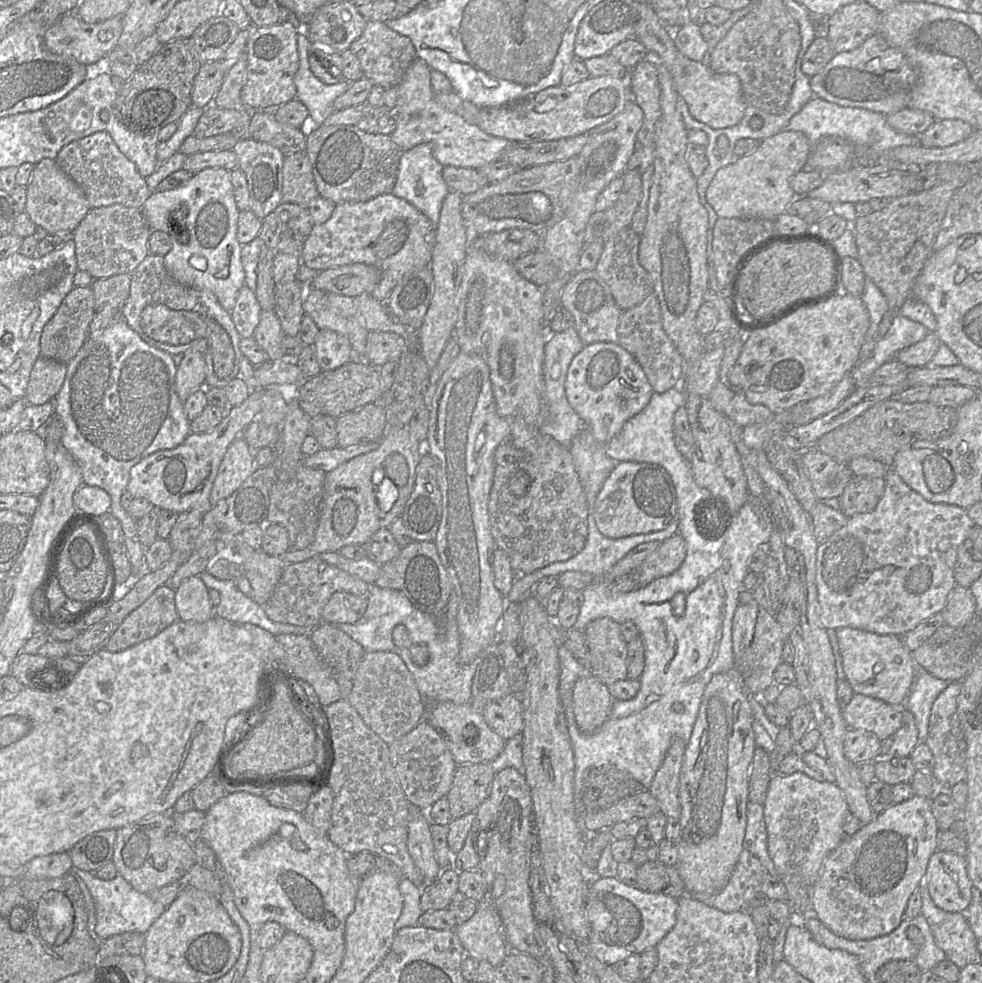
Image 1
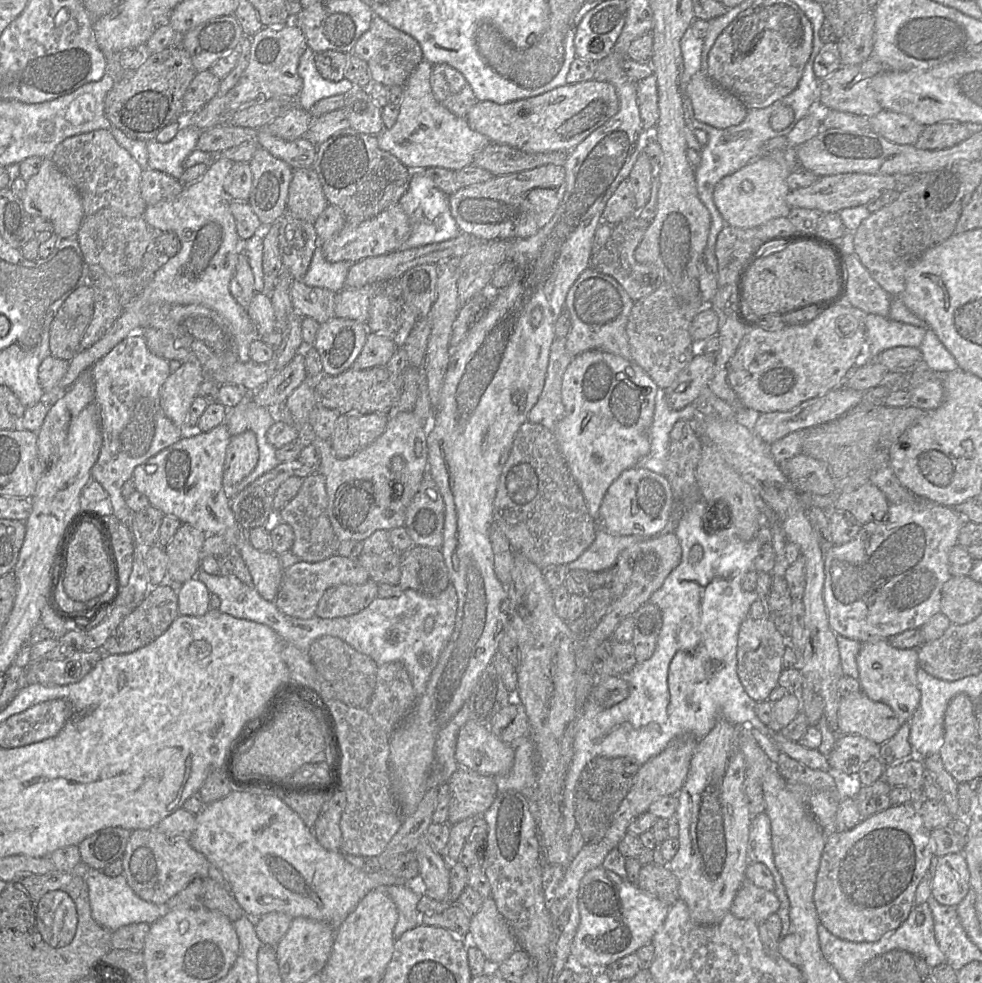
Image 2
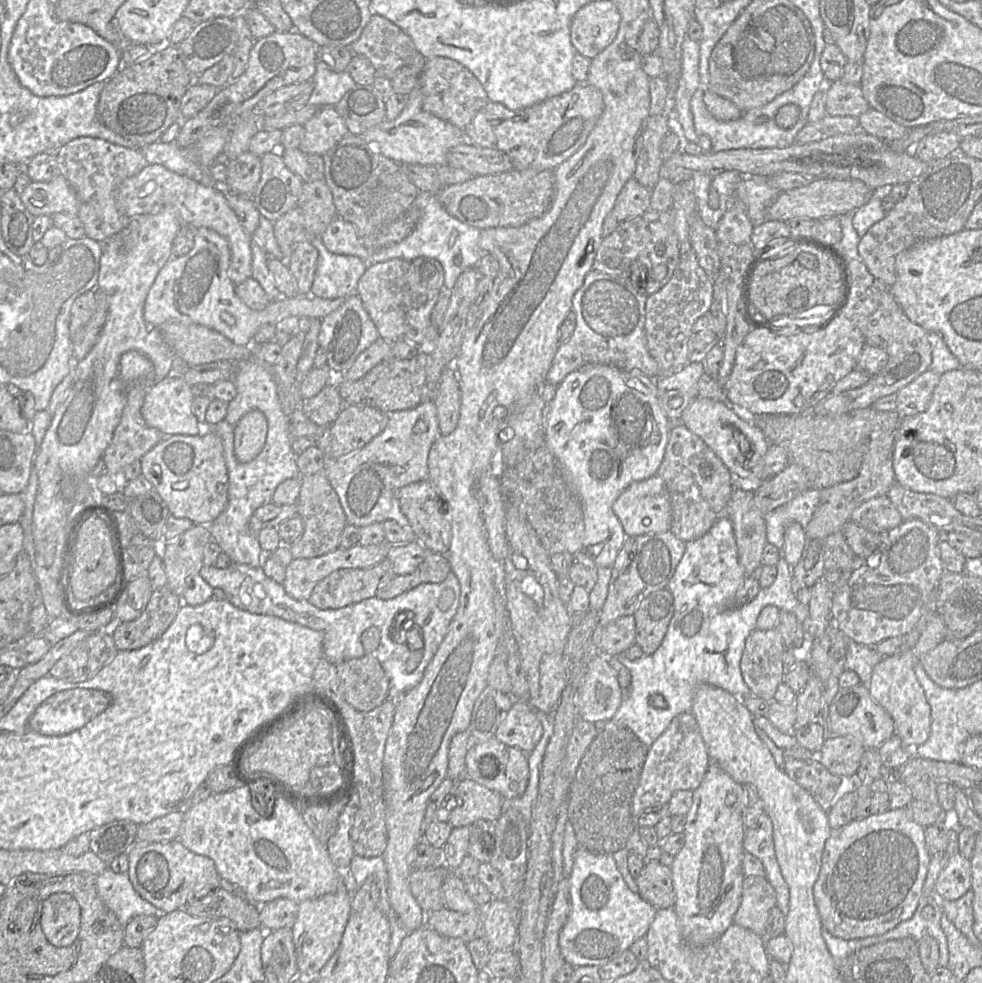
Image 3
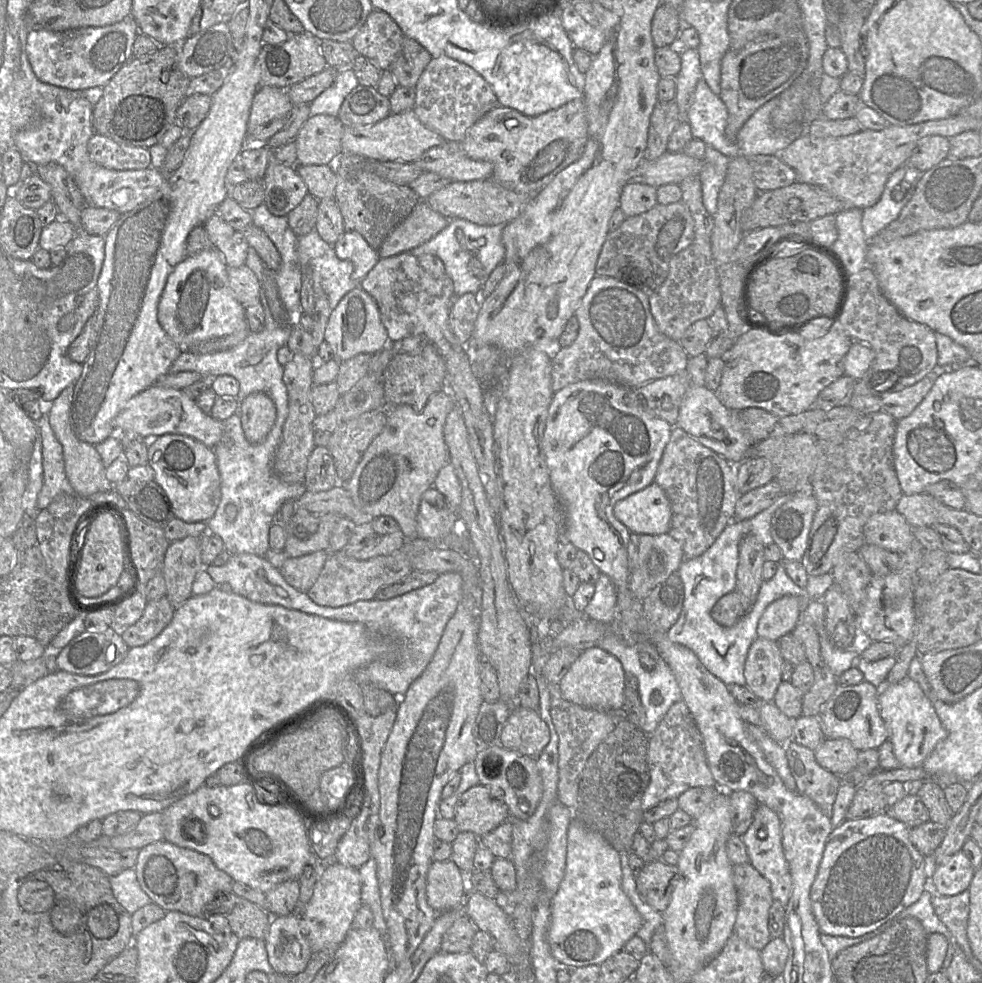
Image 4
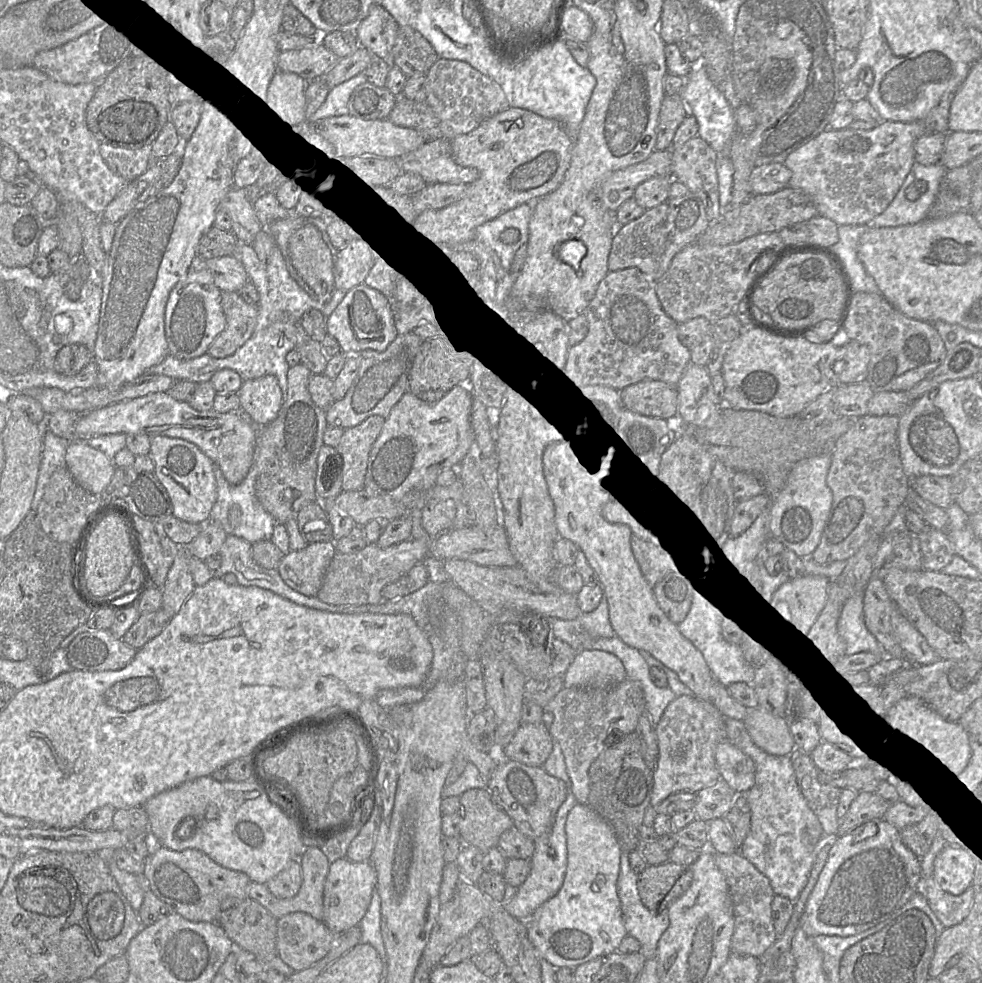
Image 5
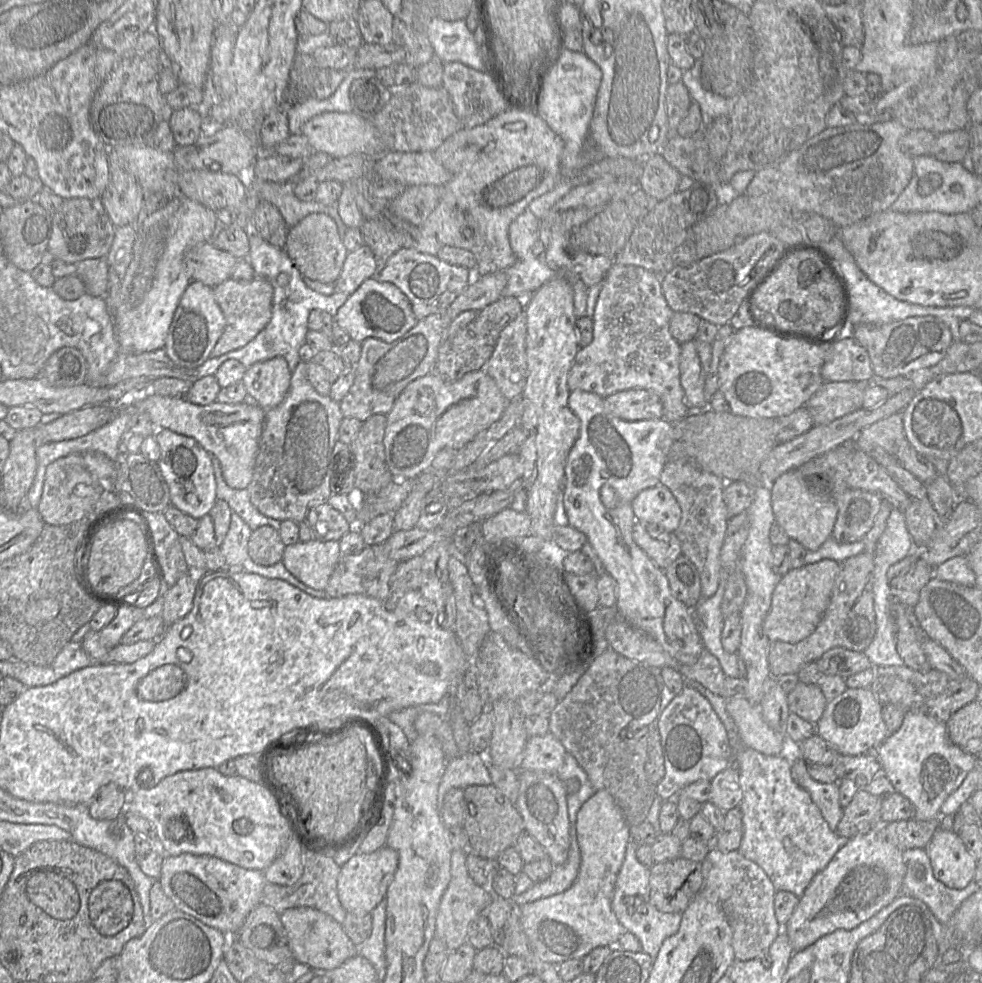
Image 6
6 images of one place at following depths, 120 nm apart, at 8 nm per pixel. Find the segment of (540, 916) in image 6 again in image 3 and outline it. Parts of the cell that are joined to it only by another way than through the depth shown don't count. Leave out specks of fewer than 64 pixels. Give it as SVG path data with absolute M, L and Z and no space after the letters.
M578 848L569 886L570 912L559 934L565 963L573 967L600 967L646 936L657 909L629 889L611 854L596 854Z

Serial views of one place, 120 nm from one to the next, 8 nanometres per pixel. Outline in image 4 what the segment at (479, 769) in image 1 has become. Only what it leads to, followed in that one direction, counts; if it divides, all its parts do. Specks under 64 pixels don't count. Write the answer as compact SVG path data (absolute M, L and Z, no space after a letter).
M478 784L459 797L453 820L460 832L472 832L480 838L509 818L505 803Z

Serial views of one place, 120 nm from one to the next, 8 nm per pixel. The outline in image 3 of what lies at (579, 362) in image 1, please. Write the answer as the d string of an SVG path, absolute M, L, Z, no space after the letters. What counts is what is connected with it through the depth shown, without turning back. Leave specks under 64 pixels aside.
M588 364L570 372L556 388L556 394L552 401L546 405L545 416L545 444L554 455L567 484L578 496L584 517L583 549L589 555L597 567L611 568L627 538L621 522L613 512L613 503L620 494L632 483L645 480L657 474L663 460L665 449L670 434L669 418L662 411L657 398L655 379L648 377L639 370L624 371L609 365Z

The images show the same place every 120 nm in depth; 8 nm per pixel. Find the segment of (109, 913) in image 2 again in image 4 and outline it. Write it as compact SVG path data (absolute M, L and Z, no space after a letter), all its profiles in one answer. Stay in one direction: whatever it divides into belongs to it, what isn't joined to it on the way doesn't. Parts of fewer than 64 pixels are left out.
M134 868L124 869L109 880L116 900L130 915L153 902L142 890Z

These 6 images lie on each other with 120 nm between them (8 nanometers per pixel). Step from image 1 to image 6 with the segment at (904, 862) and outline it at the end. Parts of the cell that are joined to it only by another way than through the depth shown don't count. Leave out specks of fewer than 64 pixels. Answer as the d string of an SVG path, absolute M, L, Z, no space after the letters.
M884 825L850 838L799 897L793 914L782 926L794 952L836 930L857 927L901 894L906 873L903 851L886 839Z

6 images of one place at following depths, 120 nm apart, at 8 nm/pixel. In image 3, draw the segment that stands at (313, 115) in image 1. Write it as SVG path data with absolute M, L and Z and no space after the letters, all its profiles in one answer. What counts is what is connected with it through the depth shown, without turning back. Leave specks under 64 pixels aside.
M317 61L311 81L314 88L307 104L319 108L335 107L356 85L348 71L334 72L322 61Z

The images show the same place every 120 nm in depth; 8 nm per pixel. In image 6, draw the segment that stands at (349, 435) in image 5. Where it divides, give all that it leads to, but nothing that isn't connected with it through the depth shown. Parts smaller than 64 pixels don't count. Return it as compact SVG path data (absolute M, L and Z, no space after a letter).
M386 416L369 417L349 444L354 456L354 483L358 494L374 494L394 480L385 461Z

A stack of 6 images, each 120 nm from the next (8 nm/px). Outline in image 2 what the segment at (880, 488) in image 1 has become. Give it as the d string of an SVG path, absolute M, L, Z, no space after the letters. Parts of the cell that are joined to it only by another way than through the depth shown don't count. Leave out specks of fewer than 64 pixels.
M871 482L849 493L836 494L834 502L834 510L851 513L861 525L883 520L889 506L890 503L885 494Z

